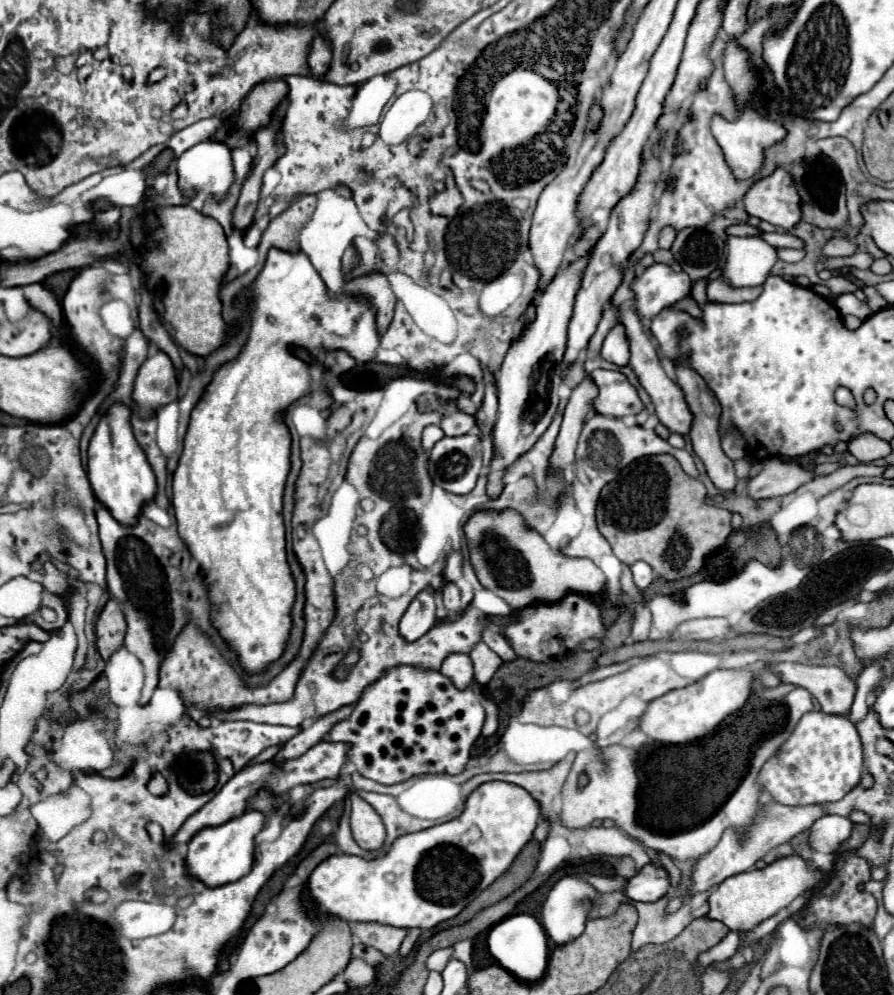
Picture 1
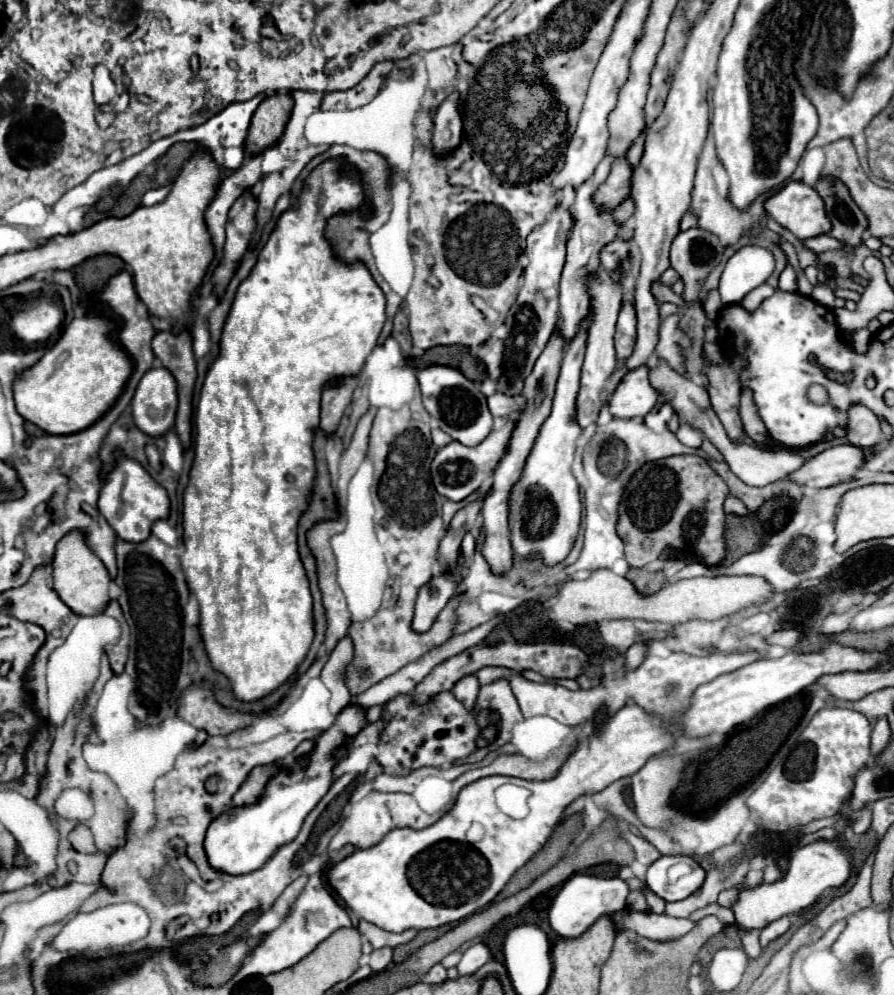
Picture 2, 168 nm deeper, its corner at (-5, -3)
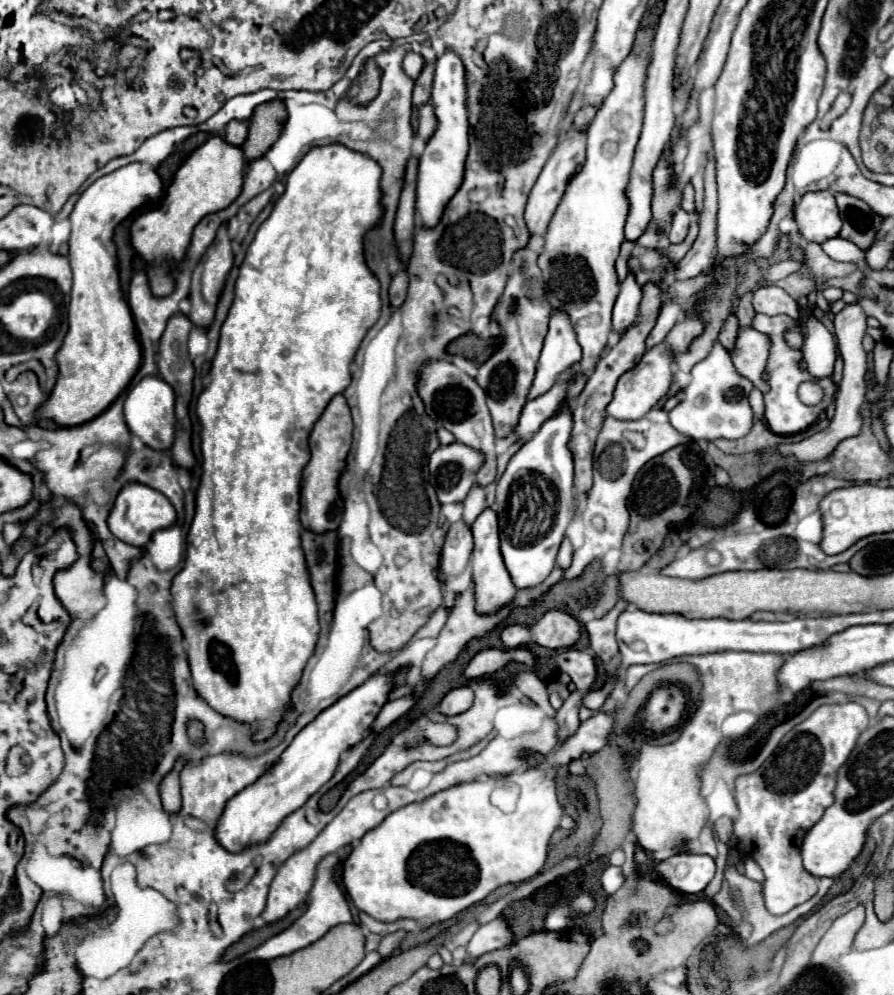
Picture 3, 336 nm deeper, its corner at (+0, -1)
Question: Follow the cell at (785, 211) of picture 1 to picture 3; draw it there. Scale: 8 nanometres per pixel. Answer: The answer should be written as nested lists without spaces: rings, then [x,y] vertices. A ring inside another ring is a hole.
[[[830,190],[804,194],[796,208],[796,224],[800,234],[810,242],[822,244],[828,238],[836,238],[842,222],[834,194]]]

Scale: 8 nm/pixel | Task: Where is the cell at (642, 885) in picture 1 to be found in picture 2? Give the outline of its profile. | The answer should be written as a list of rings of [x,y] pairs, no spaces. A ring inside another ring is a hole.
[[[661,856],[647,868],[647,886],[665,902],[691,896],[705,880],[705,870],[689,856]]]

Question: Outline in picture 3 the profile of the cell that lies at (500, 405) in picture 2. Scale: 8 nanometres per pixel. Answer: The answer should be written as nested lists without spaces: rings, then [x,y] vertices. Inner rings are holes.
[[[554,310],[550,316],[550,330],[544,340],[536,378],[528,398],[532,400],[548,392],[552,384],[560,378],[560,374],[576,366],[580,358],[582,358],[582,350],[580,350],[580,344],[576,342],[576,334],[572,330],[568,316],[560,310]]]

